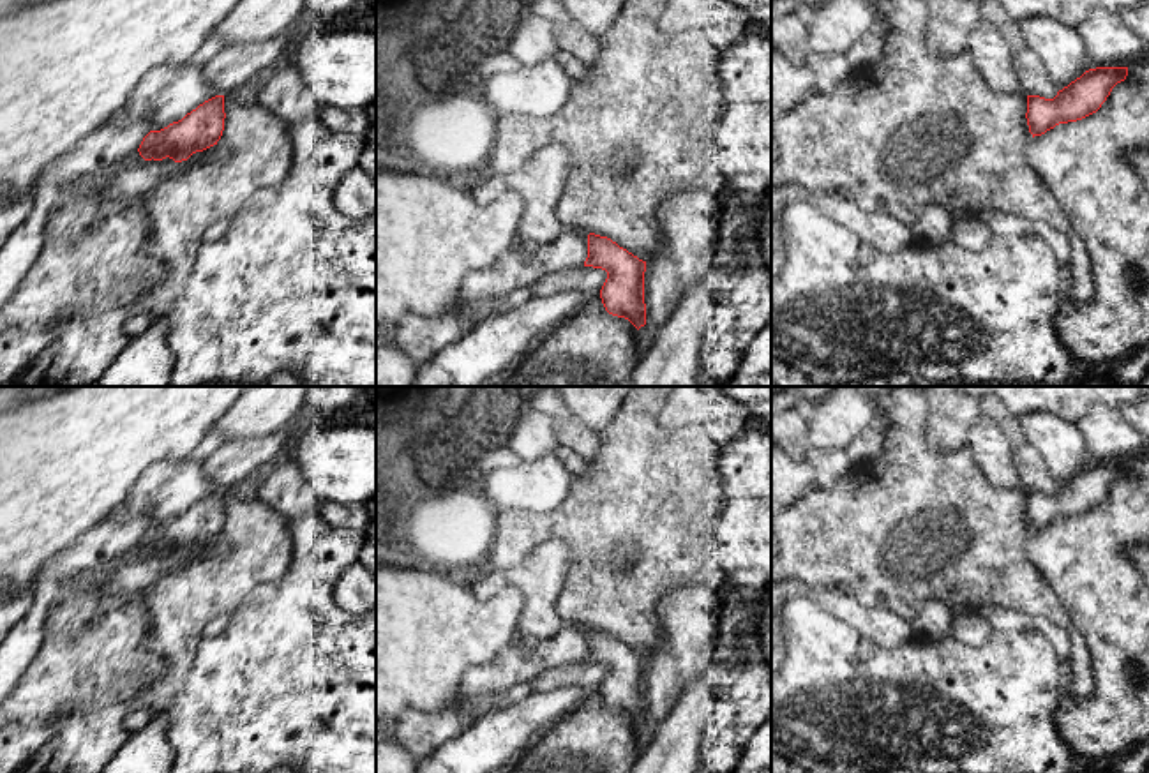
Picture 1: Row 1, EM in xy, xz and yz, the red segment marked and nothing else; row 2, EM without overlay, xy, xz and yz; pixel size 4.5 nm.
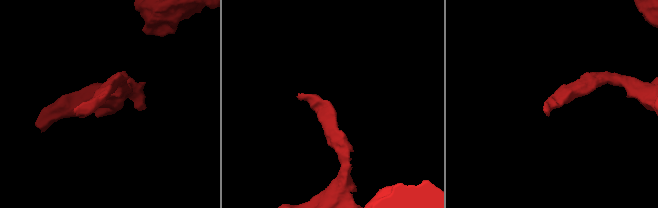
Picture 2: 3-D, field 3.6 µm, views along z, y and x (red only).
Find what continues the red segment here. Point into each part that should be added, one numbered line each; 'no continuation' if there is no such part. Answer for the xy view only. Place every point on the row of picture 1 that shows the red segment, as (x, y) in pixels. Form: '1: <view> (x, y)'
1: xy (138, 180)

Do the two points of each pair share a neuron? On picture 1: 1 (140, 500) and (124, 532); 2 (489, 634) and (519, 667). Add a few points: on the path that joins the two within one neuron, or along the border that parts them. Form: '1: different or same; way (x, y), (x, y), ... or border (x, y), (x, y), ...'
1: different; border (108, 519), (145, 514), (150, 525)
2: different; border (519, 636), (491, 662), (468, 669)

